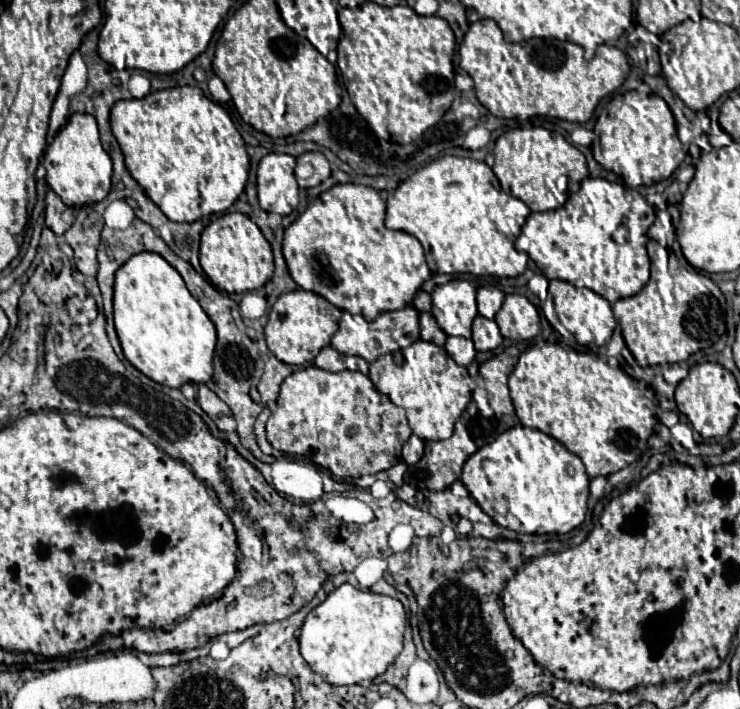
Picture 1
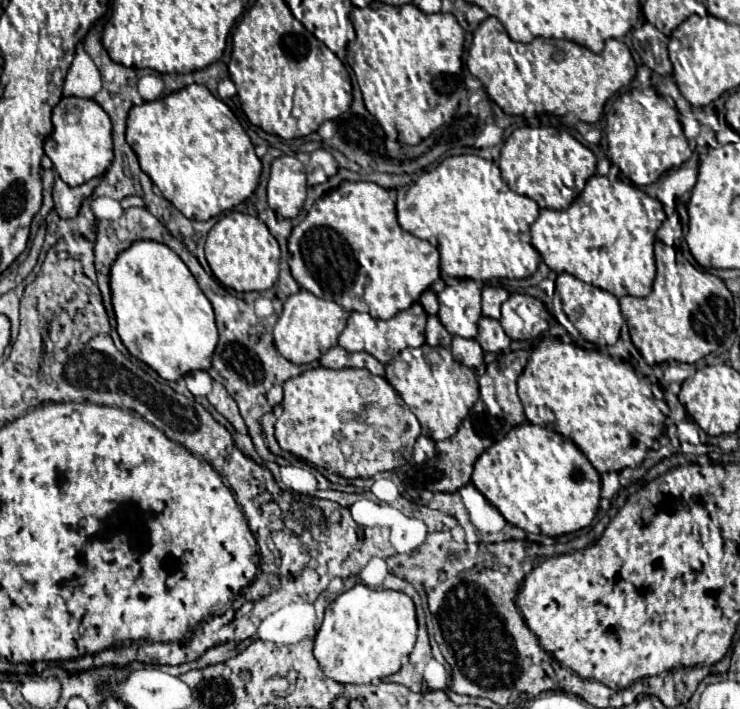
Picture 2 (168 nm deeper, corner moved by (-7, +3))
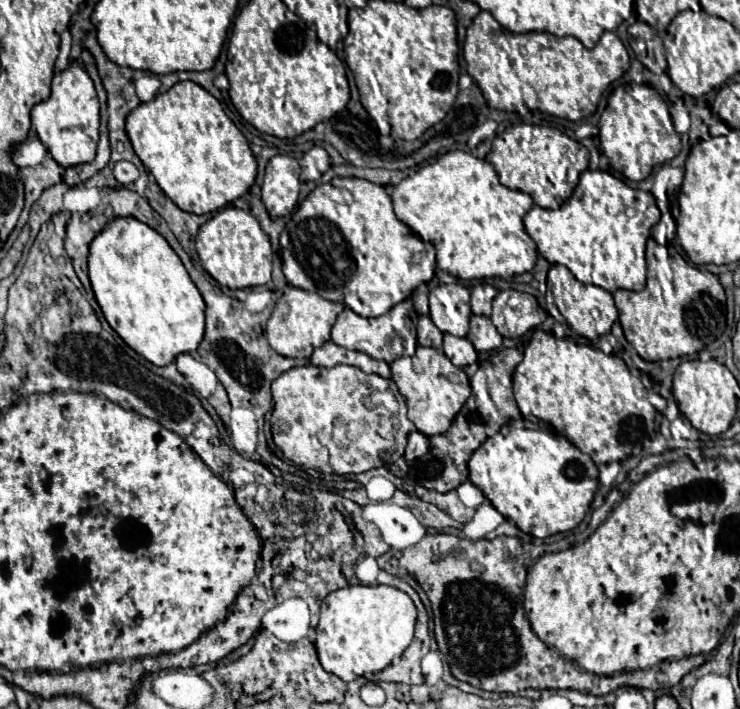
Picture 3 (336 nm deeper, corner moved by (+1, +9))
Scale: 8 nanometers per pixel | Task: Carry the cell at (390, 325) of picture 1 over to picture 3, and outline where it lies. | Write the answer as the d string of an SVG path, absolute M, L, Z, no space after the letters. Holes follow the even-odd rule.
M410 299L394 305L388 313L380 317L370 317L370 319L360 317L358 313L346 307L336 319L336 325L332 327L332 341L340 347L356 349L356 351L368 353L374 359L392 363L394 359L402 355L412 355L416 351L416 345L418 345L416 343L416 321L418 321L418 313L414 311Z

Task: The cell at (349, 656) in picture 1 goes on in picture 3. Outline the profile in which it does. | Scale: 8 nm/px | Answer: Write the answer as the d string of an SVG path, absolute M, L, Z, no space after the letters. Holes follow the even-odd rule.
M348 585L344 589L332 591L322 601L314 647L322 667L328 673L340 677L342 681L354 681L362 675L382 671L392 663L394 657L400 657L414 637L414 623L416 623L416 607L404 591L388 585Z

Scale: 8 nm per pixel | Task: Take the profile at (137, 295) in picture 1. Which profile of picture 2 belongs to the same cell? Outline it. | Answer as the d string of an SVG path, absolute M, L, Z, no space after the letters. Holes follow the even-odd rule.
M140 239L120 251L110 267L110 291L112 307L116 313L116 331L130 355L150 365L162 379L168 381L184 377L186 373L196 369L210 369L212 351L218 343L212 305L198 287L186 263L168 245L150 239Z

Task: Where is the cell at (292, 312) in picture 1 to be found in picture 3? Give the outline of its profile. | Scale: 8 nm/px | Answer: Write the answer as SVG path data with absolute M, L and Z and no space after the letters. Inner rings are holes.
M288 287L284 295L278 299L268 323L266 323L266 335L270 347L284 355L284 357L310 357L312 351L320 345L324 345L330 339L330 329L338 317L338 313L344 309L340 303L332 303L318 293L304 291L298 287Z

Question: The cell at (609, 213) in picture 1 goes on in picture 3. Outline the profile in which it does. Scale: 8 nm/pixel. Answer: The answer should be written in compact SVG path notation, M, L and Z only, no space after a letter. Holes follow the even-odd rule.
M584 171L580 175L580 183L576 185L572 197L556 211L542 209L534 205L526 217L524 217L524 227L528 235L534 239L538 253L548 261L548 263L558 263L568 267L578 281L584 285L598 285L610 293L616 289L630 289L630 291L642 291L646 285L646 259L644 259L644 249L646 241L650 237L652 225L656 225L660 219L660 211L656 207L656 201L652 193L632 189L624 181L612 177L606 171Z

